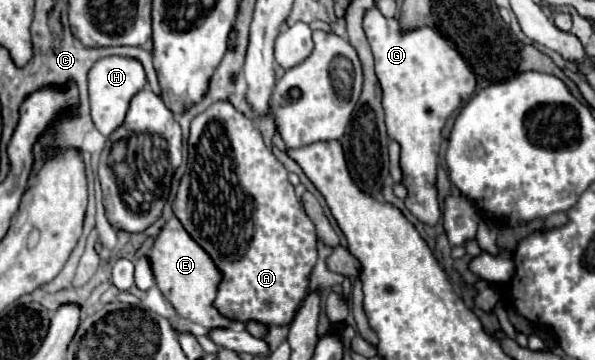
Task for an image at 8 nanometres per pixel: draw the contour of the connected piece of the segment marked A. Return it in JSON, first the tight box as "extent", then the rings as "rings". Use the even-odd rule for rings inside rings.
{"extent":[173,101,317,327],"rings":[[[217,101],[217,105],[211,105],[191,121],[189,163],[173,201],[173,213],[223,273],[215,299],[221,315],[241,323],[255,319],[267,327],[293,321],[297,303],[305,297],[309,275],[317,261],[315,225],[305,215],[293,185],[287,181],[285,167],[265,147],[259,129],[229,101]],[[239,187],[249,199],[239,199]]]}

